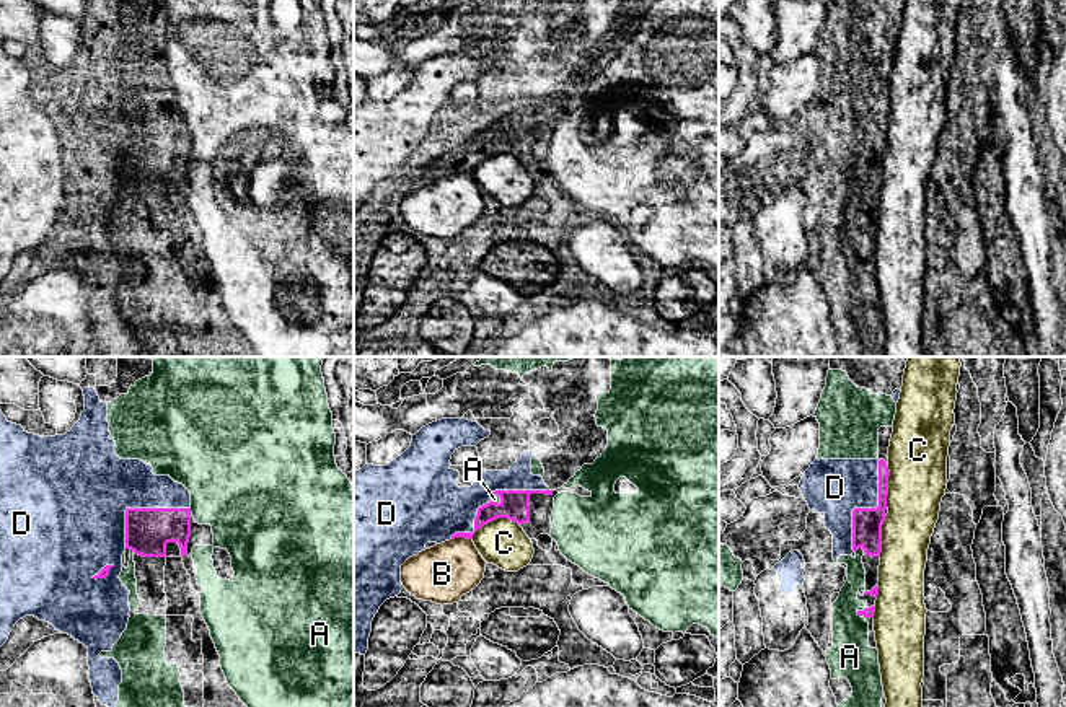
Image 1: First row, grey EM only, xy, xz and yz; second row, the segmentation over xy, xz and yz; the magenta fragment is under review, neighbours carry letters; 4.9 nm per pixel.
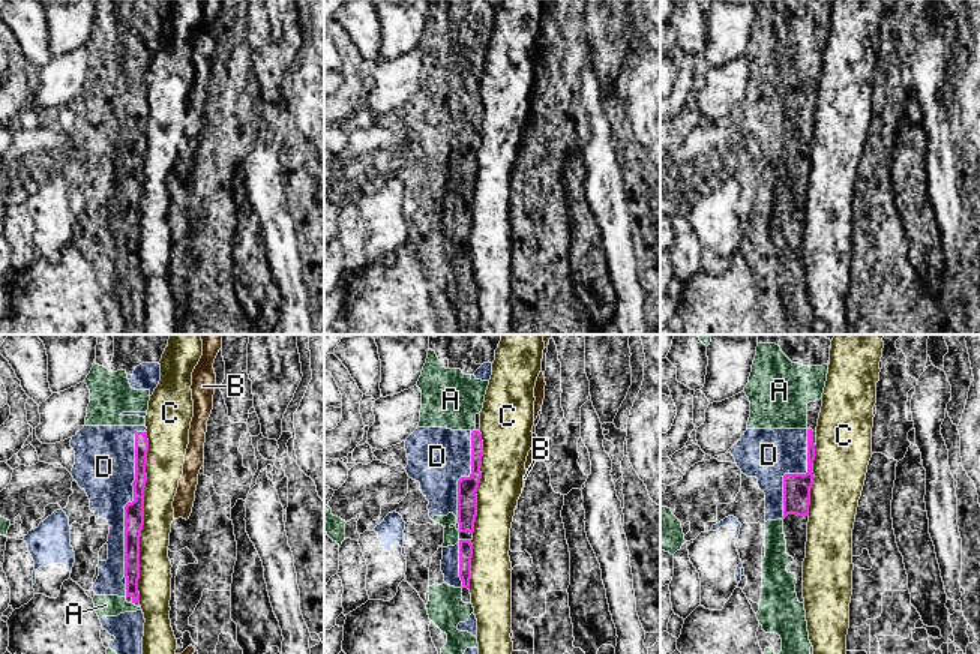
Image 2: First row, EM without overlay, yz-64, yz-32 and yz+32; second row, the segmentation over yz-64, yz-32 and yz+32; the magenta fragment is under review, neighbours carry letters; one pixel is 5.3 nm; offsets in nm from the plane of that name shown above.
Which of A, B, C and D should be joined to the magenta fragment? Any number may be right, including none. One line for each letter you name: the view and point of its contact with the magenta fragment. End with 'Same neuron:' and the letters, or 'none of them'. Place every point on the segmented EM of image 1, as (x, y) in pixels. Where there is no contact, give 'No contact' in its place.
Same neuron: none of them

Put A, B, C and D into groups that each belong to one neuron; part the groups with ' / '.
A / B / C / D

